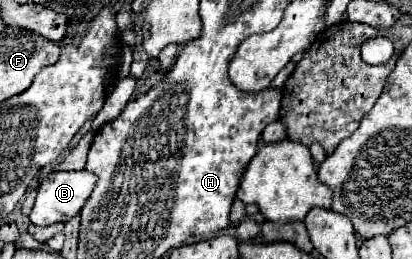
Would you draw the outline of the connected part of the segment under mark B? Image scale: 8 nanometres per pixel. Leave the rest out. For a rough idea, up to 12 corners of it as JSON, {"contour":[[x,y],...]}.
{"contour":[[57,171],[41,181],[29,215],[35,225],[81,213],[97,177]]}

